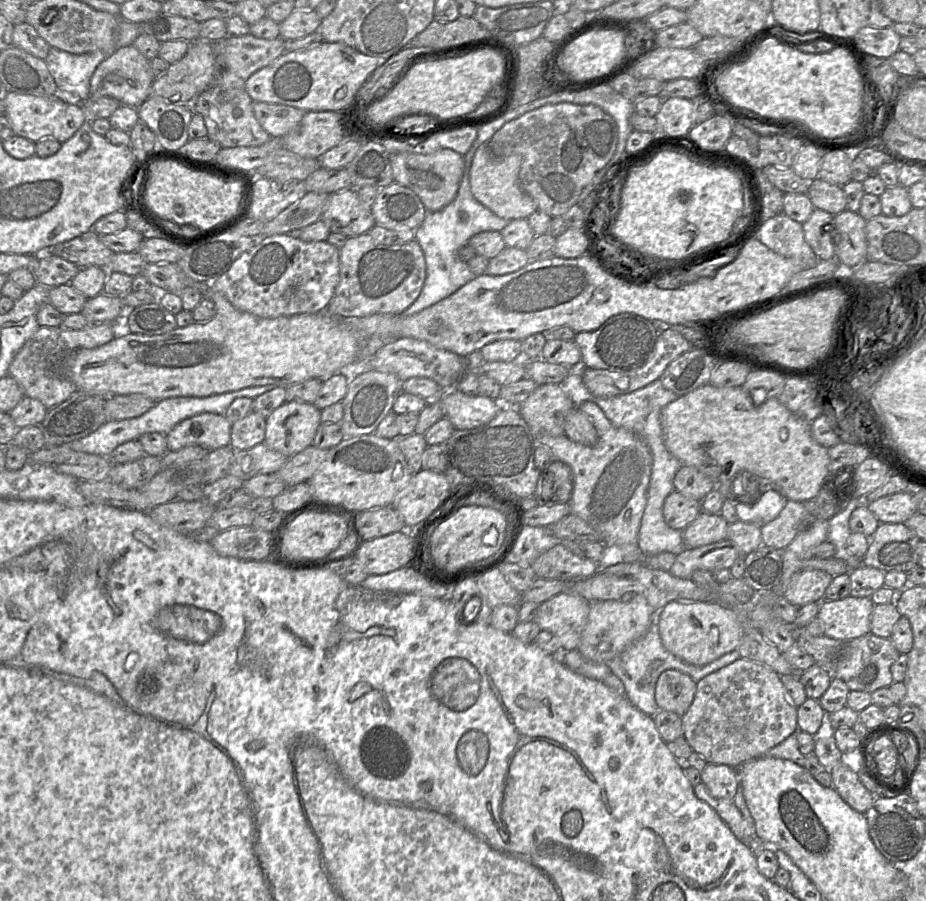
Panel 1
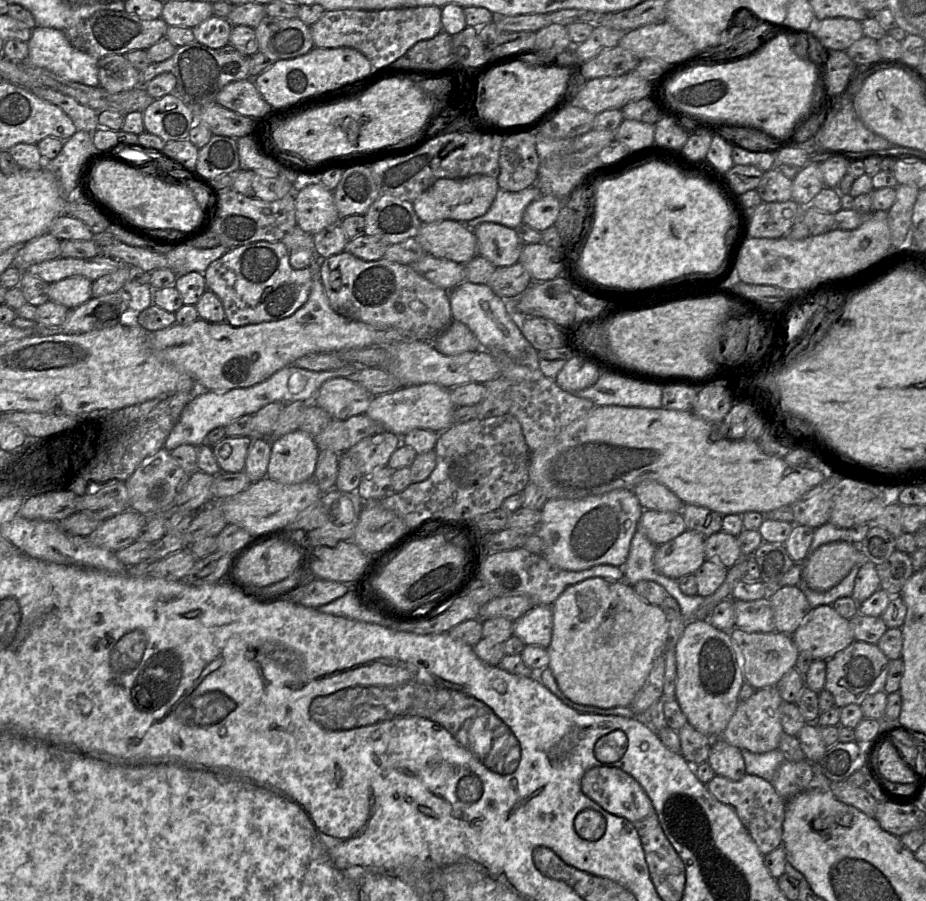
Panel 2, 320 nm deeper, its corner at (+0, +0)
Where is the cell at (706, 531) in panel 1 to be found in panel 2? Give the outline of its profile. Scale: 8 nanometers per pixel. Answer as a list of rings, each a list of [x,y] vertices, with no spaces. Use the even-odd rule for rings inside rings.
[[[687,529],[674,539],[657,546],[653,562],[655,568],[673,579],[695,573],[705,562],[705,537]]]

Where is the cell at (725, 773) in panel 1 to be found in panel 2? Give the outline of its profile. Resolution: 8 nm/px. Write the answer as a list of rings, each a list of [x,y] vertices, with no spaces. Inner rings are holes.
[[[711,739],[707,761],[716,775],[730,780],[738,781],[746,774],[742,750],[722,739]]]

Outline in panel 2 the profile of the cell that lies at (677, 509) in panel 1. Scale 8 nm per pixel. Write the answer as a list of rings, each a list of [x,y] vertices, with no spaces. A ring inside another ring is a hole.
[[[645,509],[639,527],[656,545],[666,543],[687,530],[681,512]]]

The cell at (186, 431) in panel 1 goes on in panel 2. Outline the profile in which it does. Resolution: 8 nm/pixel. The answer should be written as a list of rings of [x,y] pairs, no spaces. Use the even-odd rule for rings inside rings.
[[[225,436],[213,445],[212,451],[220,470],[224,472],[244,470],[252,440],[249,436]]]

